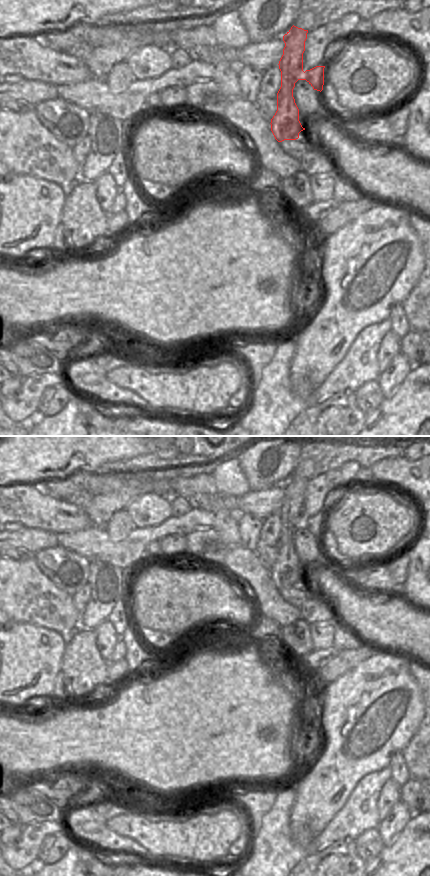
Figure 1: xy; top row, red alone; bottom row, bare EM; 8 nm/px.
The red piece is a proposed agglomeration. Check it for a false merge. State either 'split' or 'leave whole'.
split

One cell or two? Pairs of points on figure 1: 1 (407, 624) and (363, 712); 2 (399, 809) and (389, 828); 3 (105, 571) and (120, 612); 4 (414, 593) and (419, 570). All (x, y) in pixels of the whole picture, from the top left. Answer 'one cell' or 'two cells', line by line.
1: two cells
2: one cell
3: two cells
4: one cell

